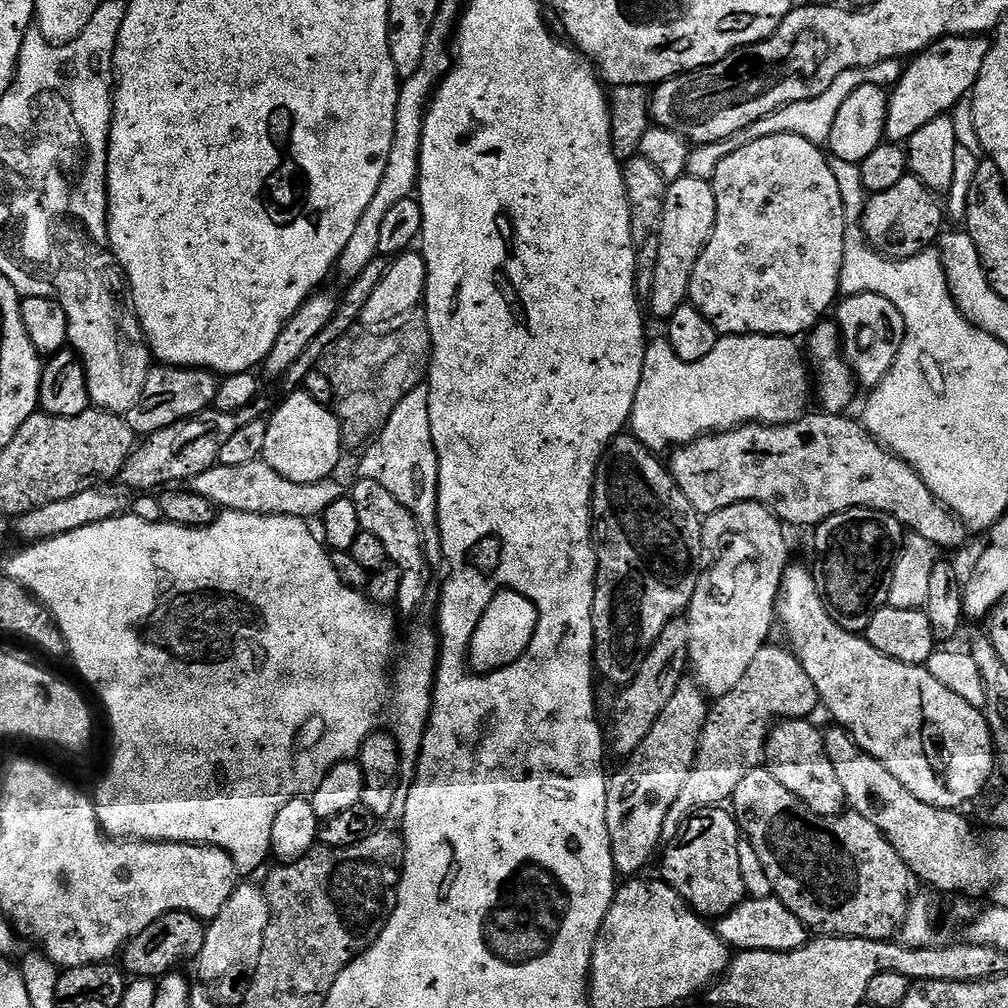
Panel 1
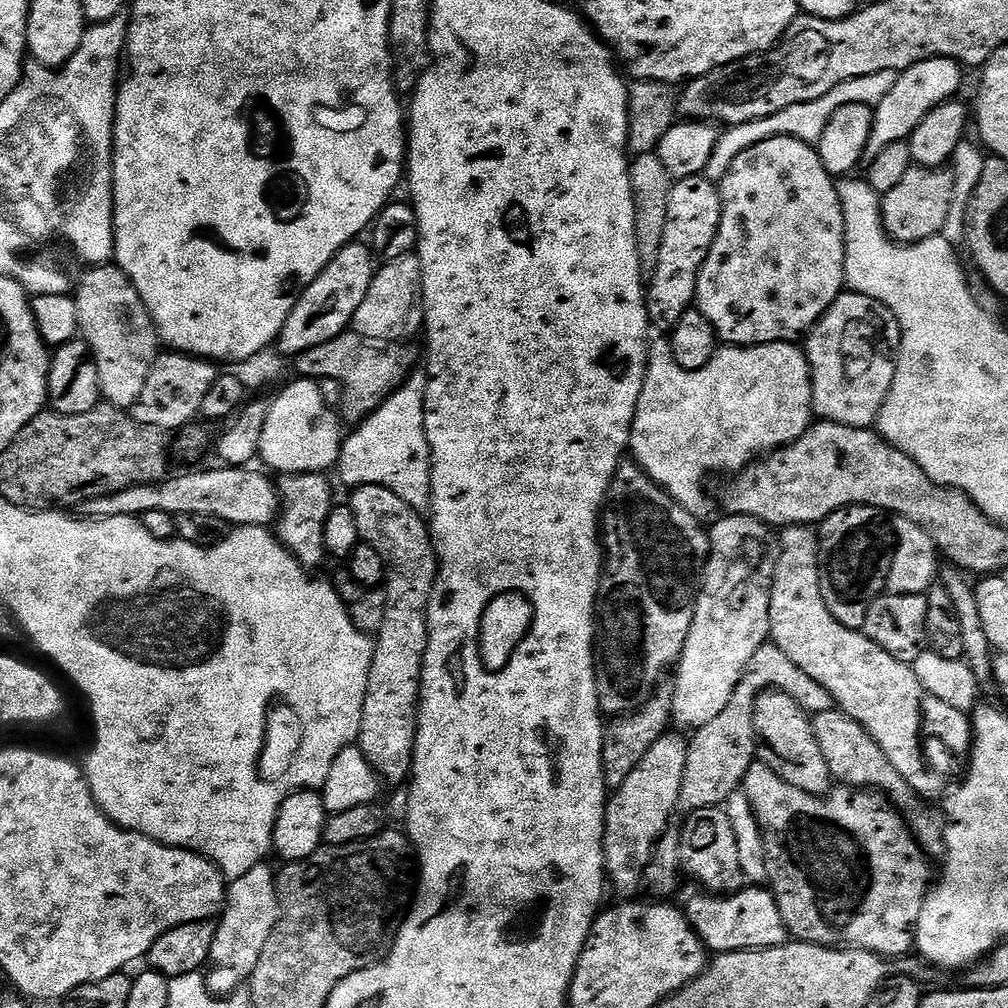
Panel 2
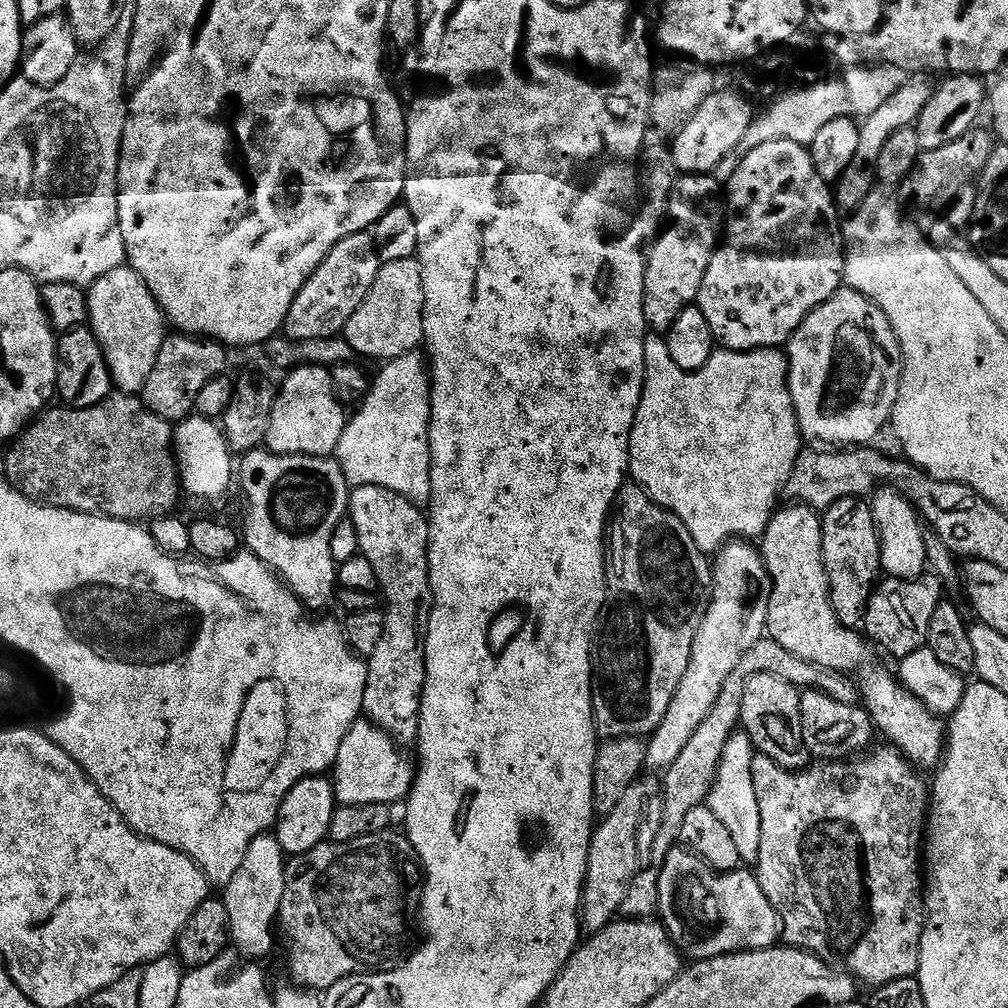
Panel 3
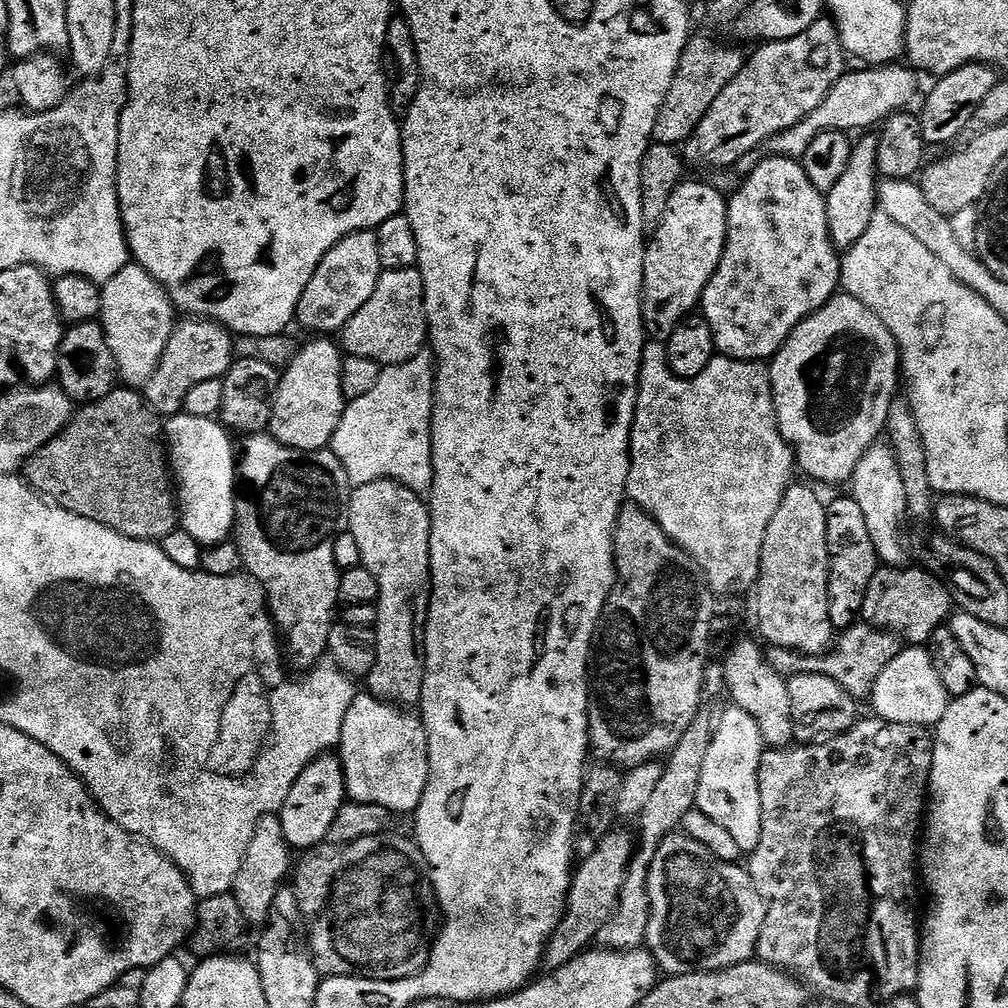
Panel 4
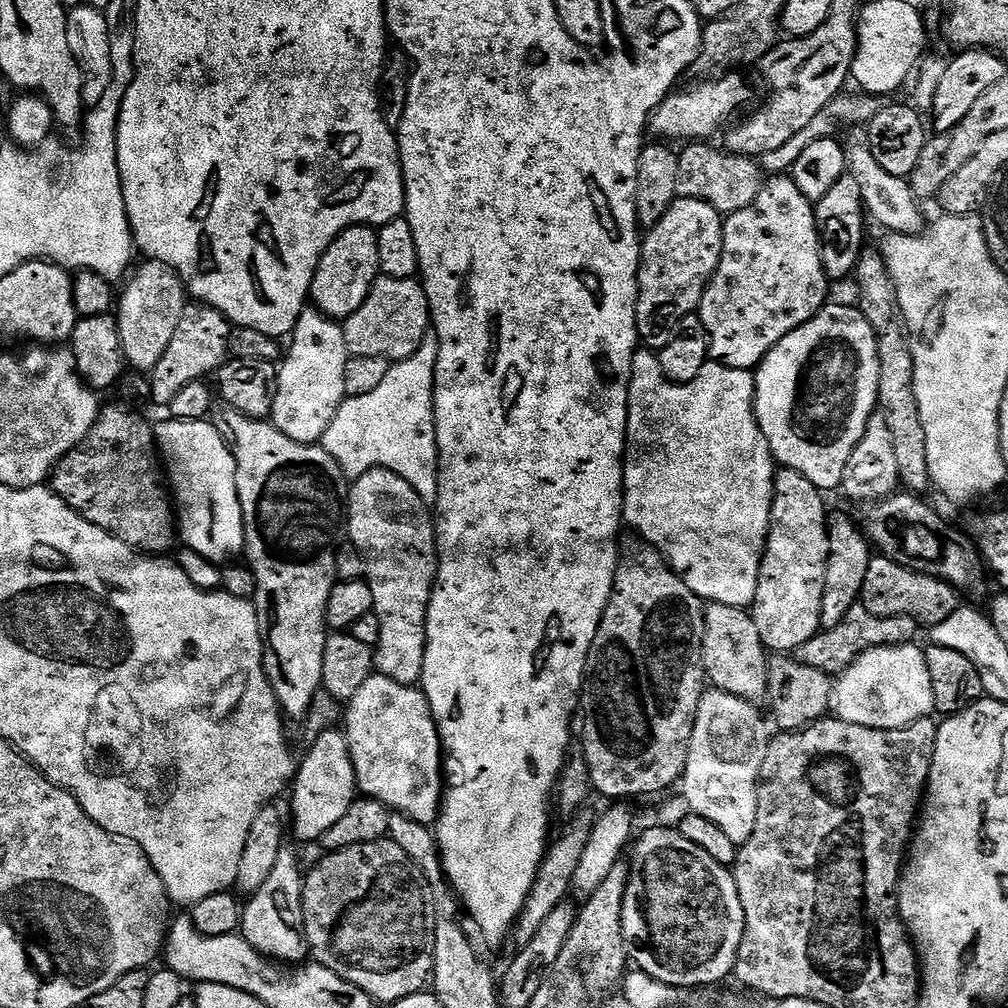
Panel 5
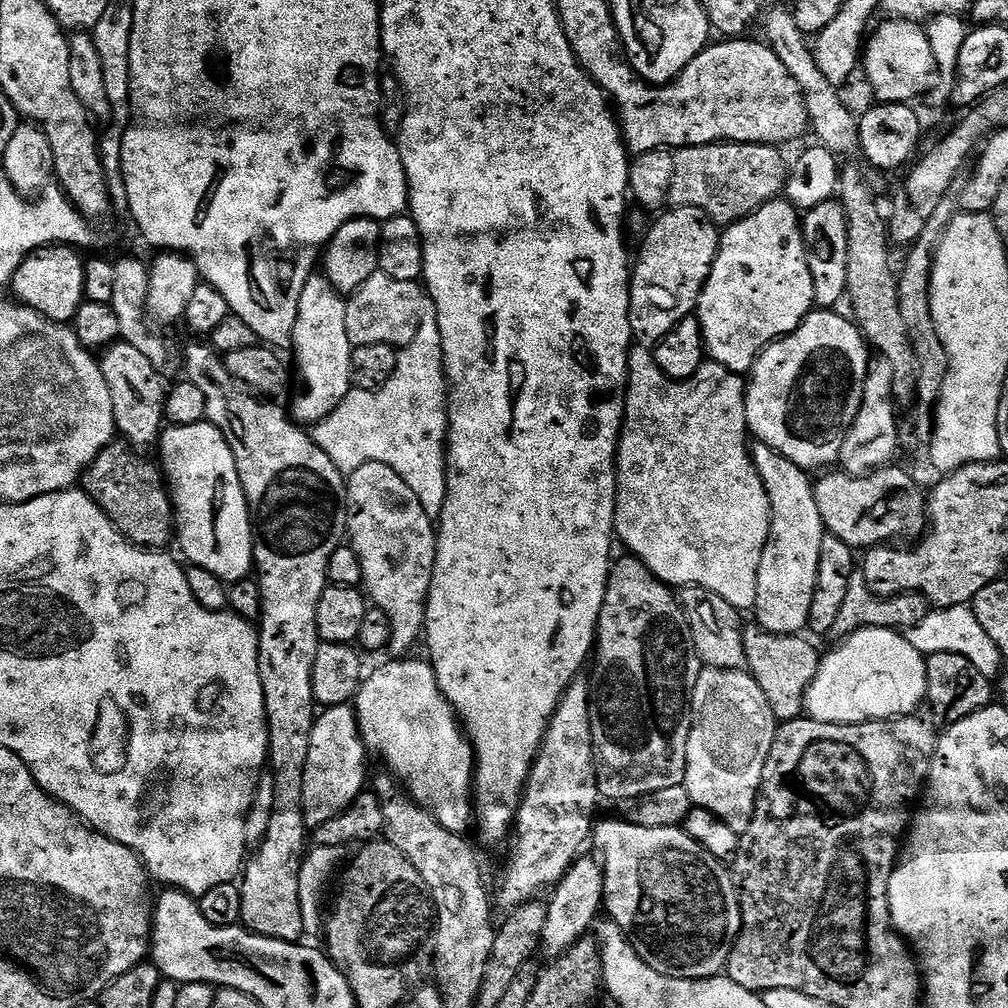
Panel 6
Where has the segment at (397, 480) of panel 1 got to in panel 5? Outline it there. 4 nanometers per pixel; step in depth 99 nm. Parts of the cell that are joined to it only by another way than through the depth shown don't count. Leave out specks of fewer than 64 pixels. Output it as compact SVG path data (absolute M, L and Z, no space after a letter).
M429 331L422 346L410 358L395 361L386 378L371 394L349 396L340 405L334 422L326 430L322 447L349 481L362 478L375 468L385 468L398 478L406 478L425 504L436 503L438 494L438 446L436 445L436 363L438 338Z

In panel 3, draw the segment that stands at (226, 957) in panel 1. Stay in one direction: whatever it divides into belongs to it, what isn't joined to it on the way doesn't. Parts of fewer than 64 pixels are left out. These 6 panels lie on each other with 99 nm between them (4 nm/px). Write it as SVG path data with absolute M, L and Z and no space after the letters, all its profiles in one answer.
M265 834L256 839L250 846L250 850L246 850L242 866L238 870L238 874L234 874L234 878L230 878L230 882L223 889L222 899L226 910L230 914L230 940L242 955L248 956L249 961L263 961L263 956L268 956L272 952L272 931L277 931L278 921L280 918L280 907L282 906L282 894L284 893L284 883L286 882L286 853L282 850L282 846L276 841L275 835Z

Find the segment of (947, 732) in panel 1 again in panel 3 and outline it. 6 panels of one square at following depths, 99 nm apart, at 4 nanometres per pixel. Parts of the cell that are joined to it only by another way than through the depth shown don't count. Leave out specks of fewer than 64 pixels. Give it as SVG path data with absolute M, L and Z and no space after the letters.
M799 502L791 505L793 508L781 507L772 513L772 520L762 537L762 555L768 562L768 575L772 577L772 593L768 603L767 635L778 646L790 650L794 658L802 658L802 662L810 662L819 668L828 668L832 672L858 675L858 687L863 708L868 711L875 731L885 736L887 743L903 754L905 760L912 763L913 768L939 769L946 751L946 724L936 713L931 712L921 700L914 698L905 690L903 684L895 675L892 676L884 668L875 668L868 664L868 648L870 644L859 631L842 626L832 609L828 593L828 575L824 561L822 546L822 516L817 509L807 507Z

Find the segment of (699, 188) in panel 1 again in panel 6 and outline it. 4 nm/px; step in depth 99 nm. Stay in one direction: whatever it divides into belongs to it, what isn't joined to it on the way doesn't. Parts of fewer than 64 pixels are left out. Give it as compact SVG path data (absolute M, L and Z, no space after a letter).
M669 207L655 217L652 229L644 236L644 245L640 248L640 257L635 257L630 272L630 330L632 339L639 347L655 349L657 344L678 326L687 316L696 311L702 290L710 278L714 258L720 249L721 229L702 210L697 208Z

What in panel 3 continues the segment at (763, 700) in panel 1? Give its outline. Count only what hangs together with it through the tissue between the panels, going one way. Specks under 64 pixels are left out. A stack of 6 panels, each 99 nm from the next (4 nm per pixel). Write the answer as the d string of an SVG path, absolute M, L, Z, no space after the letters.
M771 638L754 642L754 646L750 646L750 650L746 650L742 662L738 662L734 674L730 674L730 678L726 678L726 682L722 686L722 694L718 694L718 702L714 702L714 710L710 710L710 714L706 714L706 722L702 722L702 726L698 726L694 738L690 738L690 742L686 742L682 754L678 754L678 758L674 758L674 762L663 773L664 817L660 820L660 829L657 830L656 841L652 844L653 868L645 867L636 873L622 909L625 917L647 920L659 913L660 868L666 862L666 856L670 854L670 850L681 843L680 831L682 822L686 822L686 814L690 814L690 810L701 807L712 793L712 784L716 780L718 766L722 762L722 754L726 750L726 742L730 742L730 738L737 735L738 729L741 727L742 694L746 690L746 682L751 676L757 676L763 672L770 673L774 678L782 678L798 689L826 694L826 698L834 698L834 702L846 702L854 705L861 703L860 690L855 679L840 672L832 672L828 668L819 668L810 662L802 662L802 658L794 658L794 654L790 654L790 650L778 646L778 642L774 642Z

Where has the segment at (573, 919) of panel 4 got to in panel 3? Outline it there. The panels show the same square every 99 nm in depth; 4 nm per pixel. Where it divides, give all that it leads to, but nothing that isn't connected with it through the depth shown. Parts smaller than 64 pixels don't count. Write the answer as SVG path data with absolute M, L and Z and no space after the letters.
M637 782L626 790L626 794L610 814L595 825L588 859L588 873L584 883L582 905L582 928L585 933L600 932L621 915L626 894L634 882L640 864L640 823L644 820L644 807L648 804L648 788Z

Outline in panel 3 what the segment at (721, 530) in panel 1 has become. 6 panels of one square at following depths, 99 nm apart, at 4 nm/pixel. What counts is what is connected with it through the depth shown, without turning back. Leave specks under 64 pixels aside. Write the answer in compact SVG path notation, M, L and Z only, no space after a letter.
M729 542L718 553L720 561L714 564L712 600L698 630L698 638L694 640L692 661L686 666L686 678L682 678L682 686L678 686L678 694L674 696L666 718L647 741L645 769L653 768L657 774L663 773L674 758L682 754L686 742L690 742L698 726L706 722L706 714L714 710L714 702L718 702L726 678L734 674L746 650L750 650L754 642L765 639L772 577L768 575L768 562L761 549L752 547L756 546L748 542Z

